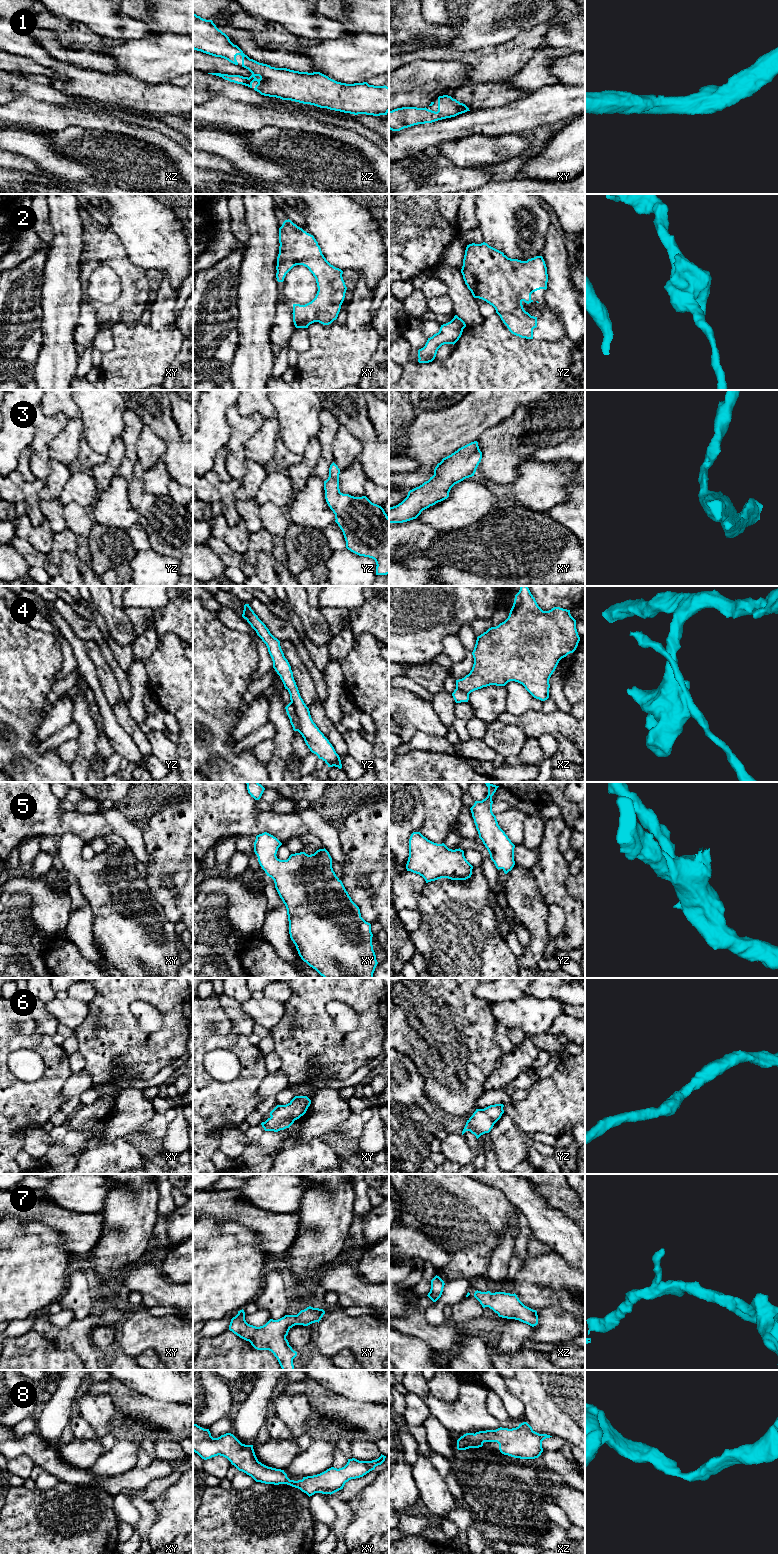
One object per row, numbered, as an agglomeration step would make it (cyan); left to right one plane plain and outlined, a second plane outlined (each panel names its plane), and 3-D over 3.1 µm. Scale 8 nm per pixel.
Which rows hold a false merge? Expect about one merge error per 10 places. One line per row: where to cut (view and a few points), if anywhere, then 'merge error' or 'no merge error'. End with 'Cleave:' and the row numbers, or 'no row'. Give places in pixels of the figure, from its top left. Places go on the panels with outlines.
1: no cut | no merge error
2: no cut | no merge error
3: no cut | no merge error
4: yz (291, 701), (299, 721), (299, 731), (301, 733) | merge error
5: no cut | no merge error
6: no cut | no merge error
7: no cut | no merge error
8: no cut | no merge error
Cleave: 4

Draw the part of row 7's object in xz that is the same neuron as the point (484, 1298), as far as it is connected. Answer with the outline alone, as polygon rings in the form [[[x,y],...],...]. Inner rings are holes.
[[[475,1291],[474,1297],[480,1302],[483,1308],[489,1307],[499,1317],[519,1320],[532,1327],[538,1324],[537,1311],[525,1306],[517,1295],[490,1291]]]

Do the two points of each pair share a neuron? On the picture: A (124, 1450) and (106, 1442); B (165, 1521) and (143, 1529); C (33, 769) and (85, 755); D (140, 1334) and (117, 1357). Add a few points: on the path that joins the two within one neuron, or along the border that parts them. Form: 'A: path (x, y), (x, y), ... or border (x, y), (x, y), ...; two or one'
A: border (117, 1440), (110, 1449), (104, 1452); two
B: border (151, 1502), (156, 1520), (148, 1533), (148, 1543); two
C: border (69, 766), (72, 771); two
D: border (119, 1346), (126, 1353), (132, 1354), (135, 1357); two

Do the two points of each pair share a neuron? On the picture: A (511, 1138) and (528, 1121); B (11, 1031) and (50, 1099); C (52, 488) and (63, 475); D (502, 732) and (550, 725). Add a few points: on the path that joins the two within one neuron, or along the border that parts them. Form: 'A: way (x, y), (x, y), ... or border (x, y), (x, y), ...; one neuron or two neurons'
A: border (504, 1112), (525, 1135); two neurons
B: way (31, 1045), (38, 1047), (52, 1061), (52, 1079); one neuron
C: way (54, 485), (60, 478); one neuron
D: border (498, 720), (517, 726), (527, 738); two neurons

